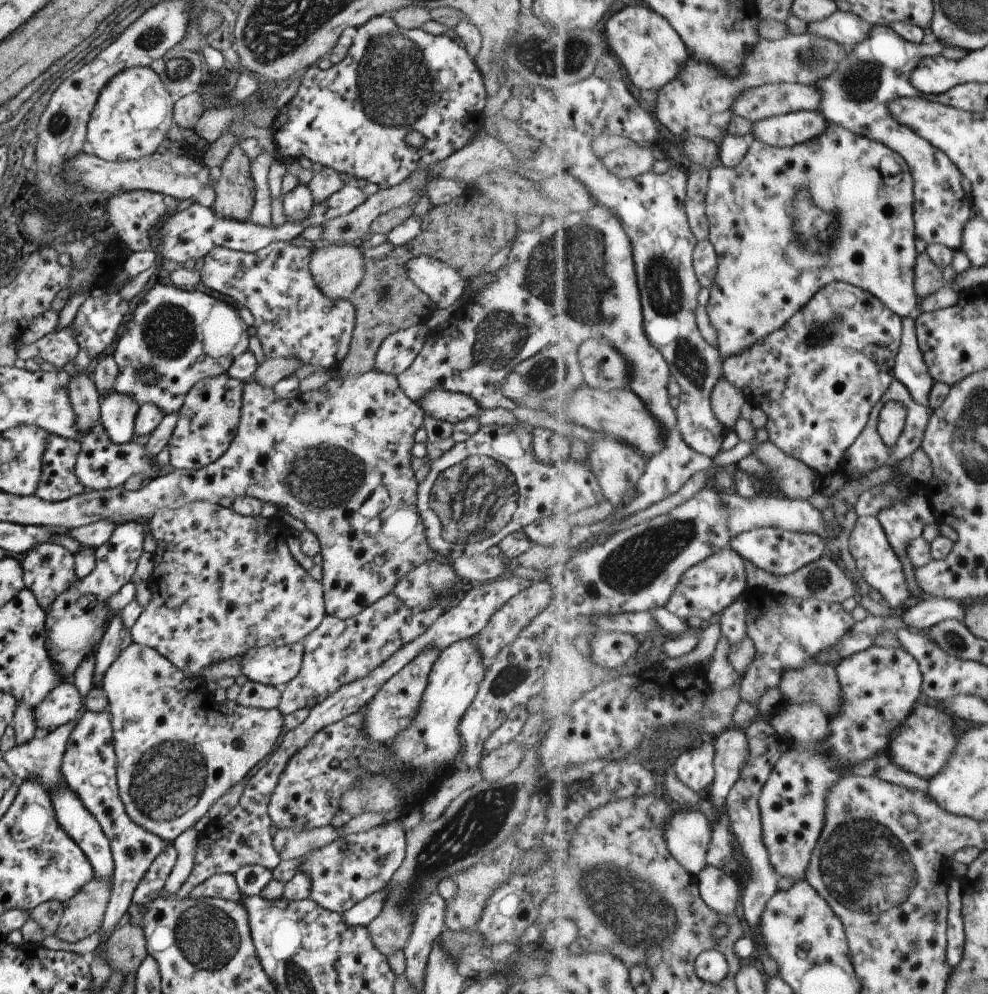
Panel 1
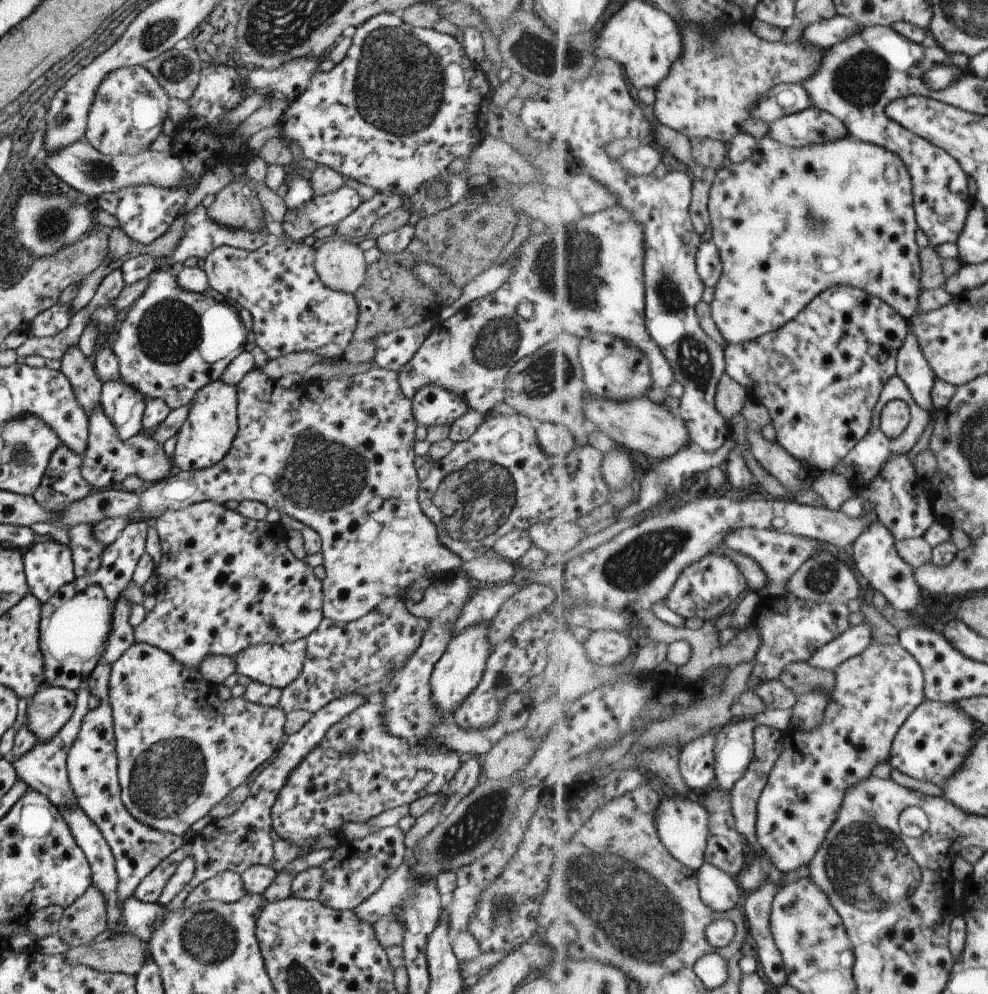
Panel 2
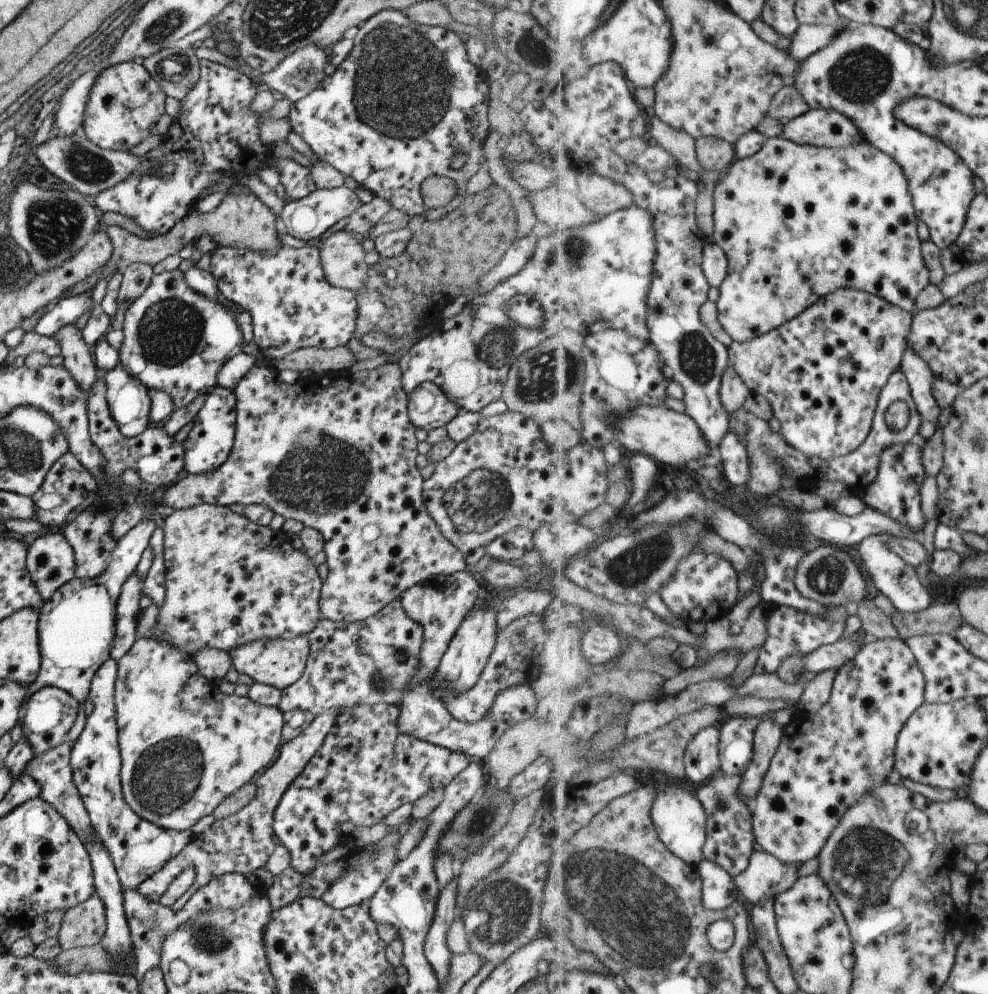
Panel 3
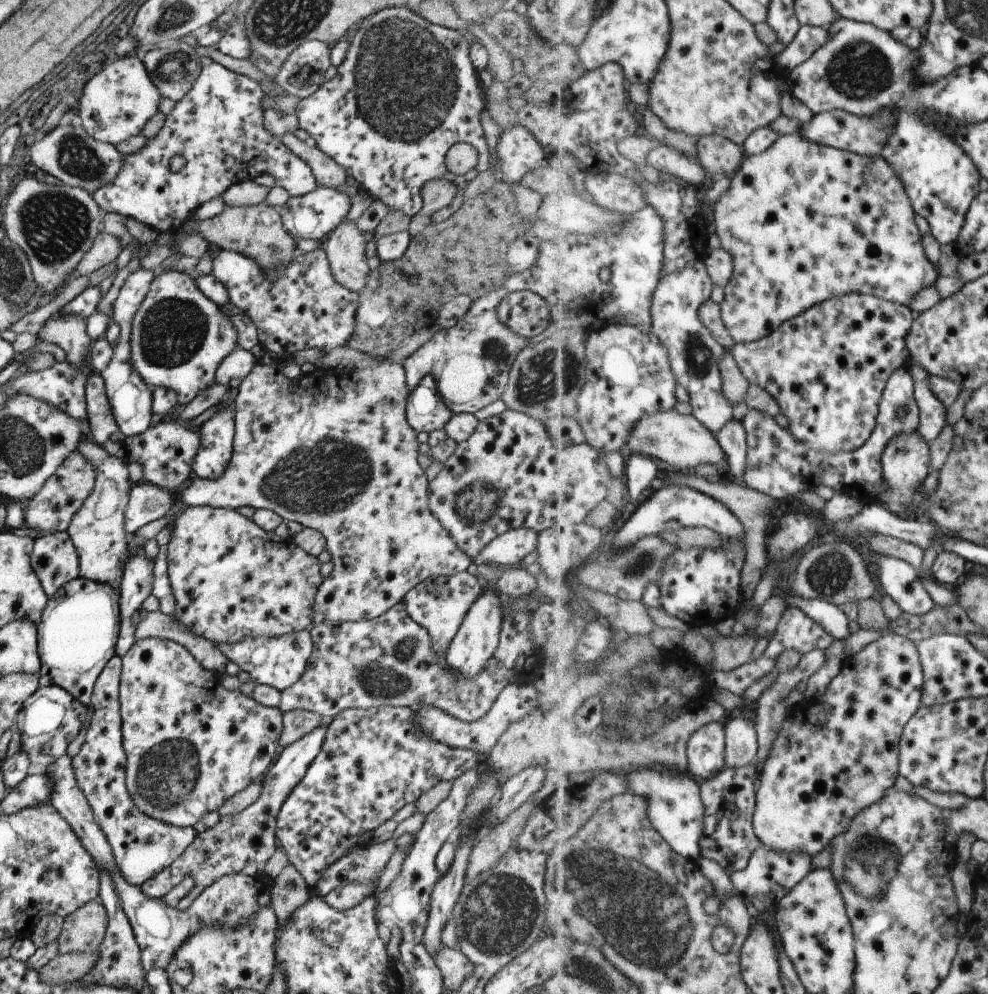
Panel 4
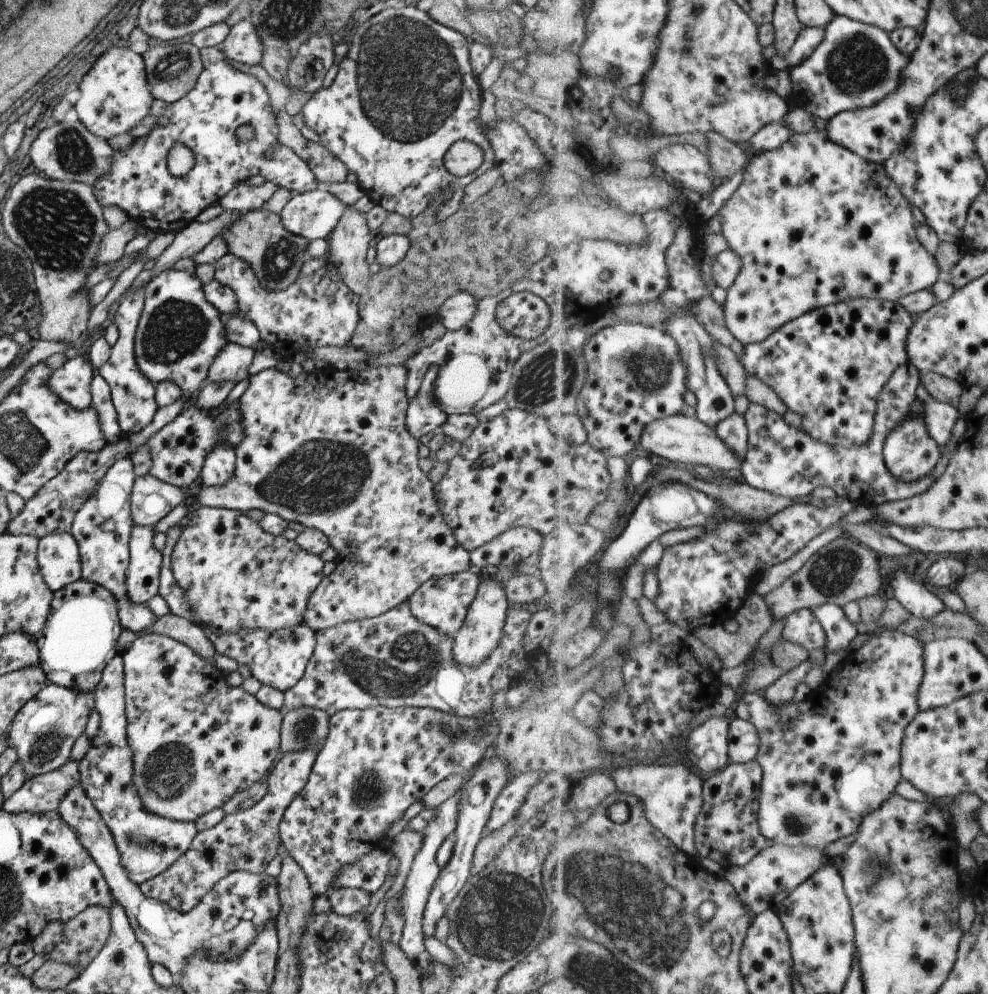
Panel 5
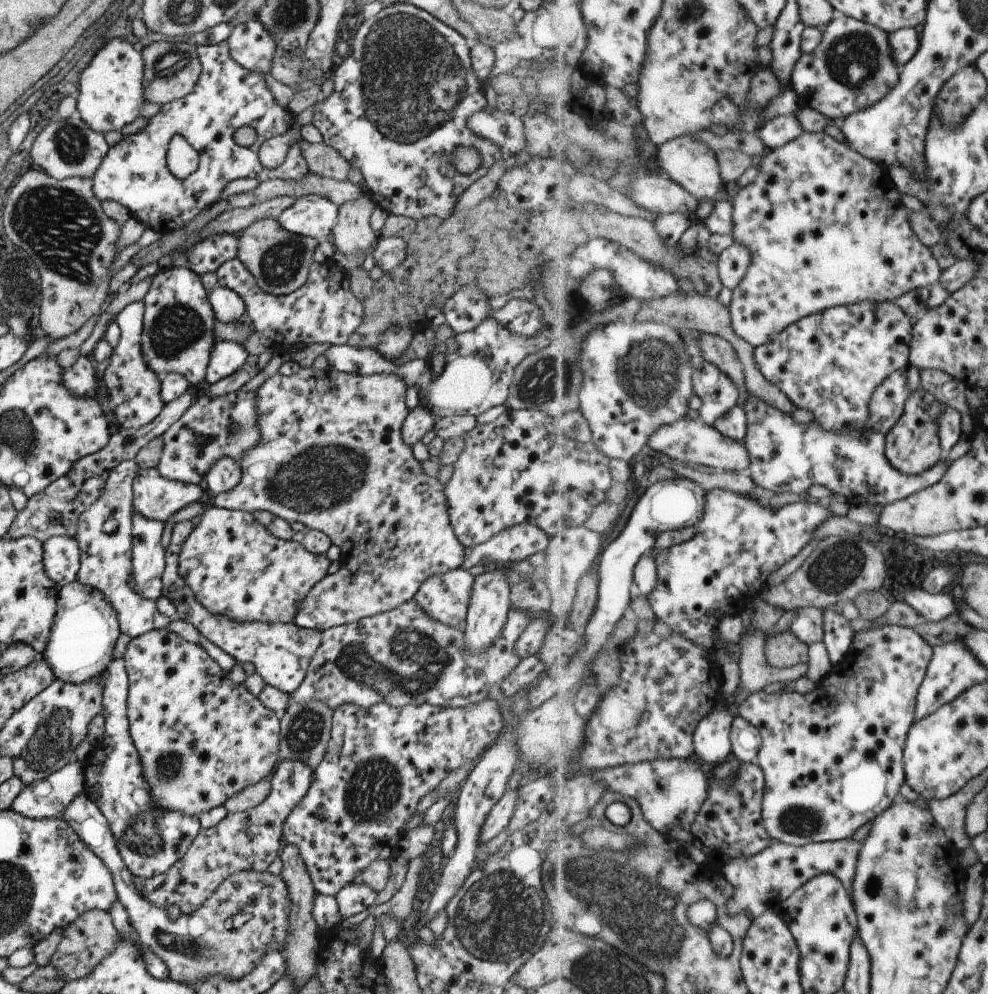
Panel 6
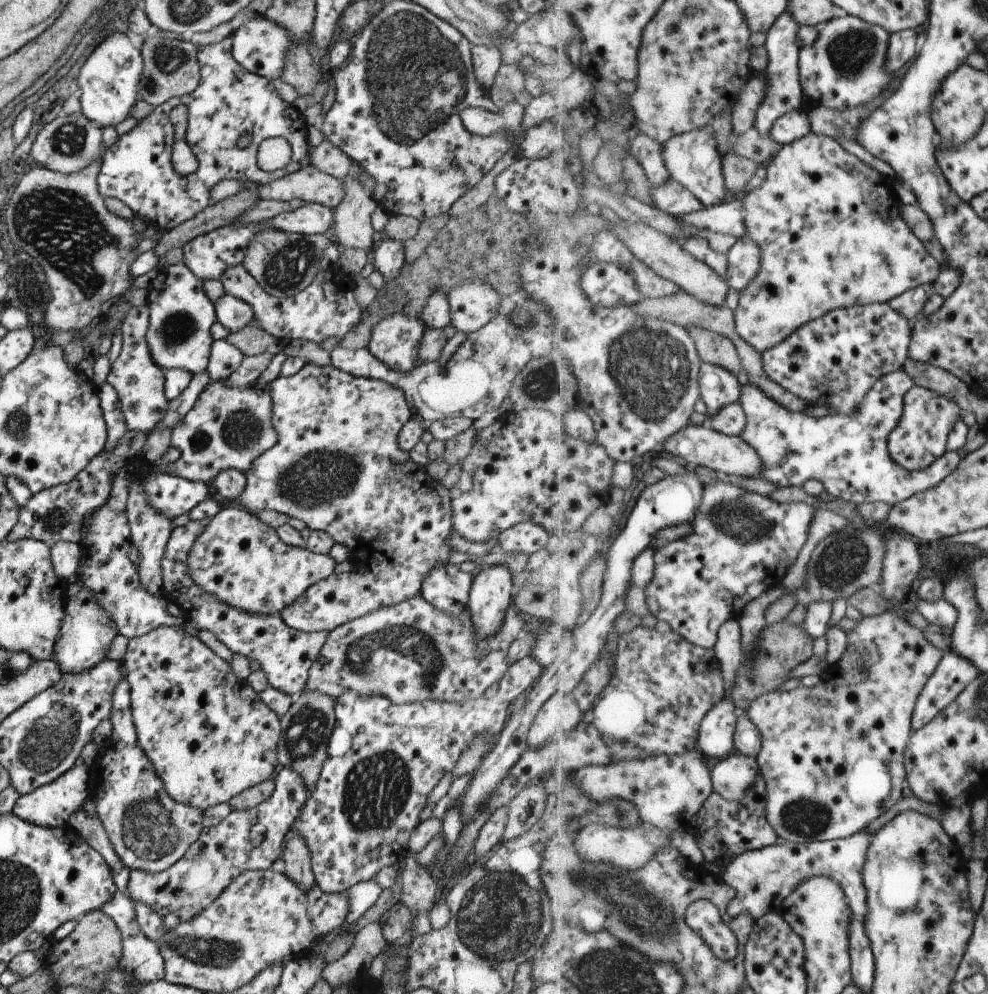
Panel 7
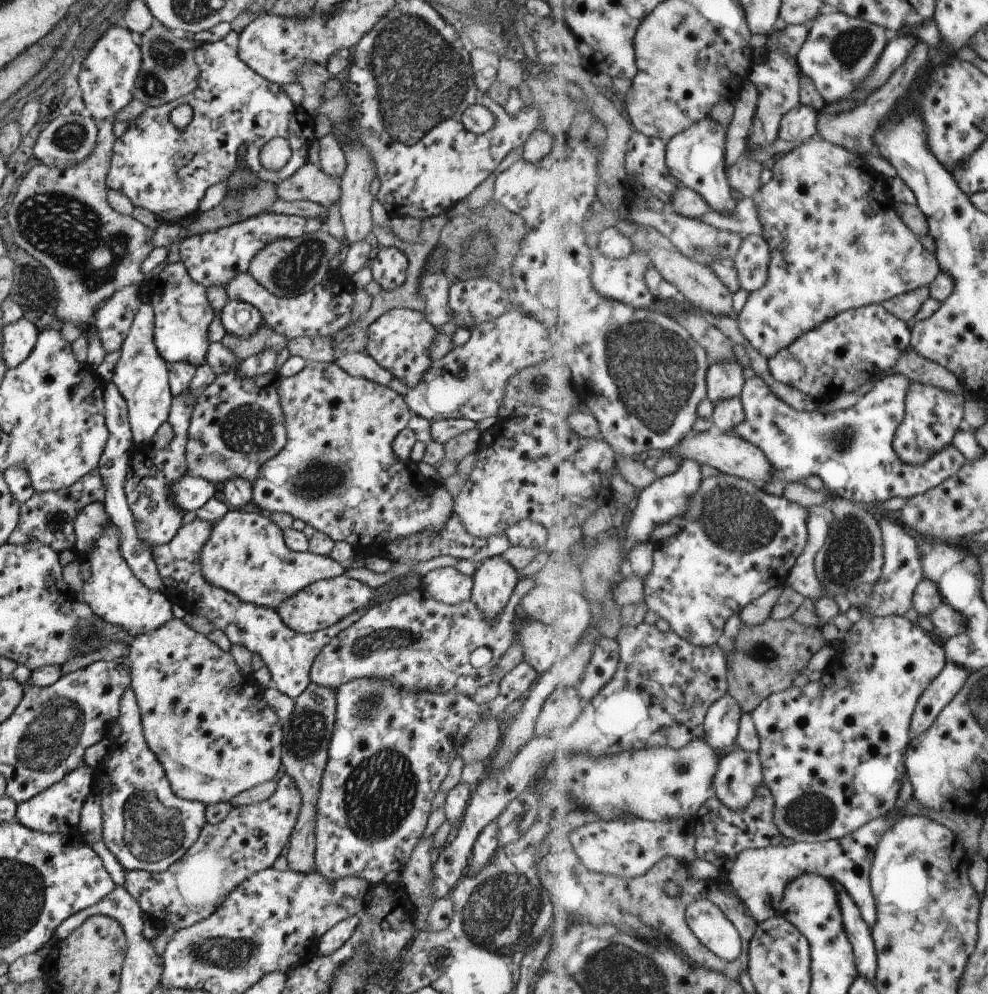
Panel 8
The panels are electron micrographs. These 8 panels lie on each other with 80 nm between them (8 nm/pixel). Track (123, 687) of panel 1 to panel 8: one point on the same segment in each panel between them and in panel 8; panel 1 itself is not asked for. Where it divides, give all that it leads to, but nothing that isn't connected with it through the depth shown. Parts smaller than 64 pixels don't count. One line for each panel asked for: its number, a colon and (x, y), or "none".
2: (179, 749)
3: (184, 746)
4: (190, 744)
5: (195, 740)
6: (200, 739)
7: (208, 735)
8: (209, 726)

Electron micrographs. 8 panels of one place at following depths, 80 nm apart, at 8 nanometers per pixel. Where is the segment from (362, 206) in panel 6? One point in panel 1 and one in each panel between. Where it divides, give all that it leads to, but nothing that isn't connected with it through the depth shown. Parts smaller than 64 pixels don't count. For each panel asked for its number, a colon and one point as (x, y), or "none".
1: (336, 268)
2: (338, 262)
3: (341, 256)
4: (344, 246)
5: (348, 242)

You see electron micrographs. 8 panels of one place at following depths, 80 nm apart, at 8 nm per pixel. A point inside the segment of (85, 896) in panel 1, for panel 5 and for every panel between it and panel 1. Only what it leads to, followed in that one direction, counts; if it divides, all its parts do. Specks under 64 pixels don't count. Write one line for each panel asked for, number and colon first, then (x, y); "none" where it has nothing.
2: (85, 917)
3: (83, 925)
4: (82, 931)
5: (83, 936)

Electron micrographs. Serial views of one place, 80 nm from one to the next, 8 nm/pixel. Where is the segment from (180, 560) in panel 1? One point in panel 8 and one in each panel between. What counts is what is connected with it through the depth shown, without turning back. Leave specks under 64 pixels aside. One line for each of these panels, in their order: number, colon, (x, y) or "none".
2: (225, 582)
3: (228, 581)
4: (230, 579)
5: (235, 575)
6: (235, 567)
7: (237, 559)
8: (245, 554)

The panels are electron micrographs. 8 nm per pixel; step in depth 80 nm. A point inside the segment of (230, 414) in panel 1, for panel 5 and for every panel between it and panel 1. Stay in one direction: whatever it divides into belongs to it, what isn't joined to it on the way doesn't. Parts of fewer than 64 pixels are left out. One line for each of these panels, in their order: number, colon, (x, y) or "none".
2: (203, 439)
3: (206, 446)
4: (215, 444)
5: (218, 466)

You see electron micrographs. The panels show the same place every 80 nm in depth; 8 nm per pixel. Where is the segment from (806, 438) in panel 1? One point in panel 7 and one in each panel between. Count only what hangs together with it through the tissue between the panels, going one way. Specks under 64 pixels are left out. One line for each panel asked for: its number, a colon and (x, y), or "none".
2: (821, 376)
3: (823, 372)
4: (827, 368)
5: (829, 366)
6: (832, 363)
7: (835, 361)

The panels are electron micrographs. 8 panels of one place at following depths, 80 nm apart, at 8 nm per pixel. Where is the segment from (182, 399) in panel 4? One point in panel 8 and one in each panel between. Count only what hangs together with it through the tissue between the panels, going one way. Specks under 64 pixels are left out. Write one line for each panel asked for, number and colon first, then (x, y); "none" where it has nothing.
5: (178, 334)
6: (176, 335)
7: (179, 316)
8: (182, 314)

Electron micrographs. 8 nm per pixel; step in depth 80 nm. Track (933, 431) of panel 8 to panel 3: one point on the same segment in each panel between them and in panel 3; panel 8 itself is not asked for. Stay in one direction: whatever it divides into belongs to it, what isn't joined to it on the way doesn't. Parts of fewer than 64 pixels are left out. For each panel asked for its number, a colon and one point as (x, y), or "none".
3: (896, 492)
4: (907, 460)
5: (911, 453)
6: (913, 446)
7: (920, 439)

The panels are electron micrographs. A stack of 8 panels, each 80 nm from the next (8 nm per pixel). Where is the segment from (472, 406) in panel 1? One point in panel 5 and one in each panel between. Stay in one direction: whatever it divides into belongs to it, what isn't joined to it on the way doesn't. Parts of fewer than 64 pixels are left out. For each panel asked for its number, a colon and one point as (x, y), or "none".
2: (430, 405)
3: (427, 407)
4: (424, 411)
5: (423, 415)

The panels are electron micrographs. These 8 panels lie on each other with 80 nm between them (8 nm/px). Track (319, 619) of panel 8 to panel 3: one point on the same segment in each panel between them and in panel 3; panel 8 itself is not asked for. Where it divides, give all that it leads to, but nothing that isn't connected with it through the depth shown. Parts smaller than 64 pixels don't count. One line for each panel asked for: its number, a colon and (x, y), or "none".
3: (337, 453)
4: (334, 454)
5: (329, 449)
6: (330, 455)
7: (336, 466)

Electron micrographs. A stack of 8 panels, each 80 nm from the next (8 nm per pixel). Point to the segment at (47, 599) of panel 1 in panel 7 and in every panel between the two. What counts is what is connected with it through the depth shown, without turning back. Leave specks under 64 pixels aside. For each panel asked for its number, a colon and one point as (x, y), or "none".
2: (47, 565)
3: (49, 559)
4: (53, 558)
5: (57, 555)
6: (60, 555)
7: (64, 556)

